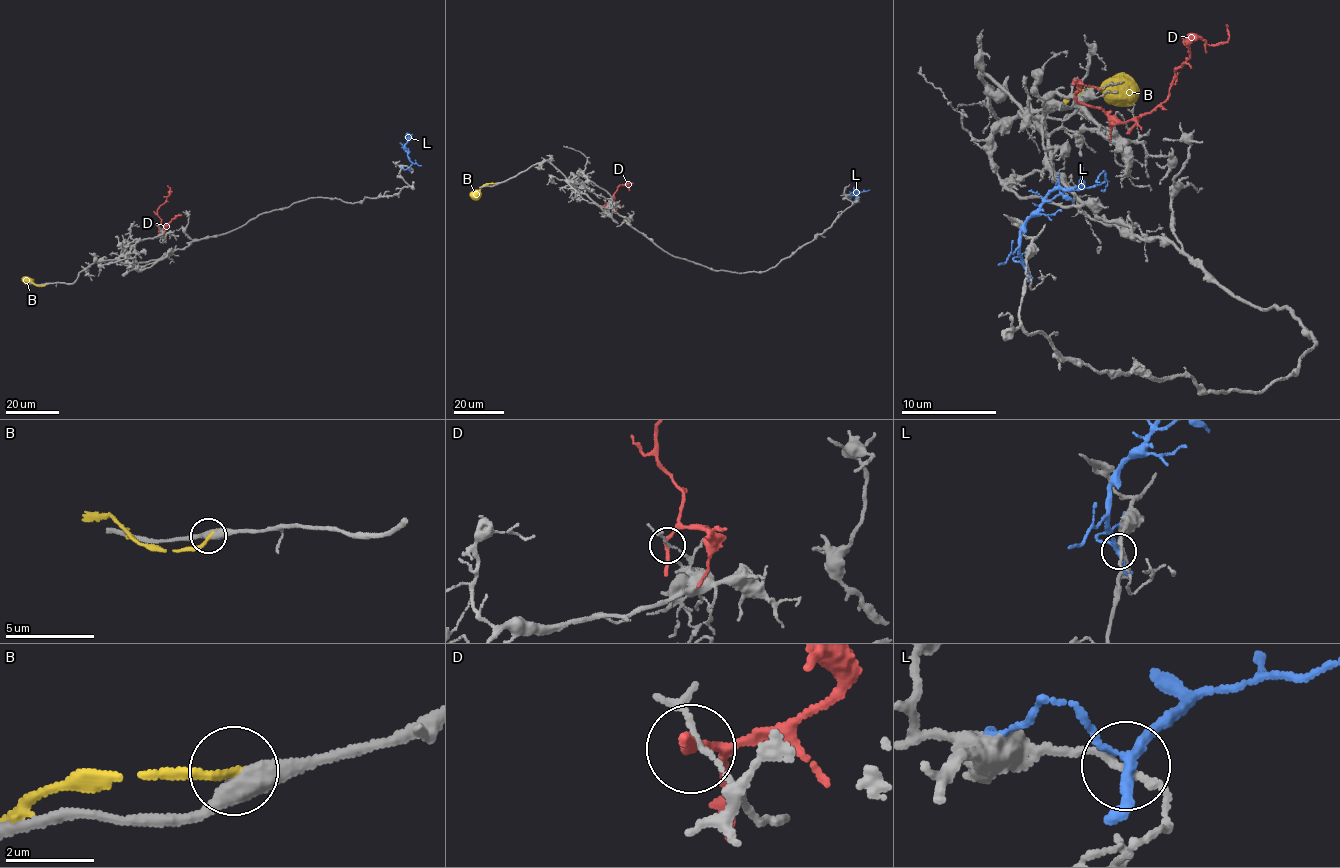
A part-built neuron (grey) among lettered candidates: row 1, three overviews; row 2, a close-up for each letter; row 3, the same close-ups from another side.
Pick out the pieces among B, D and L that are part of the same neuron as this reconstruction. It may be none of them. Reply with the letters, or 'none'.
none

